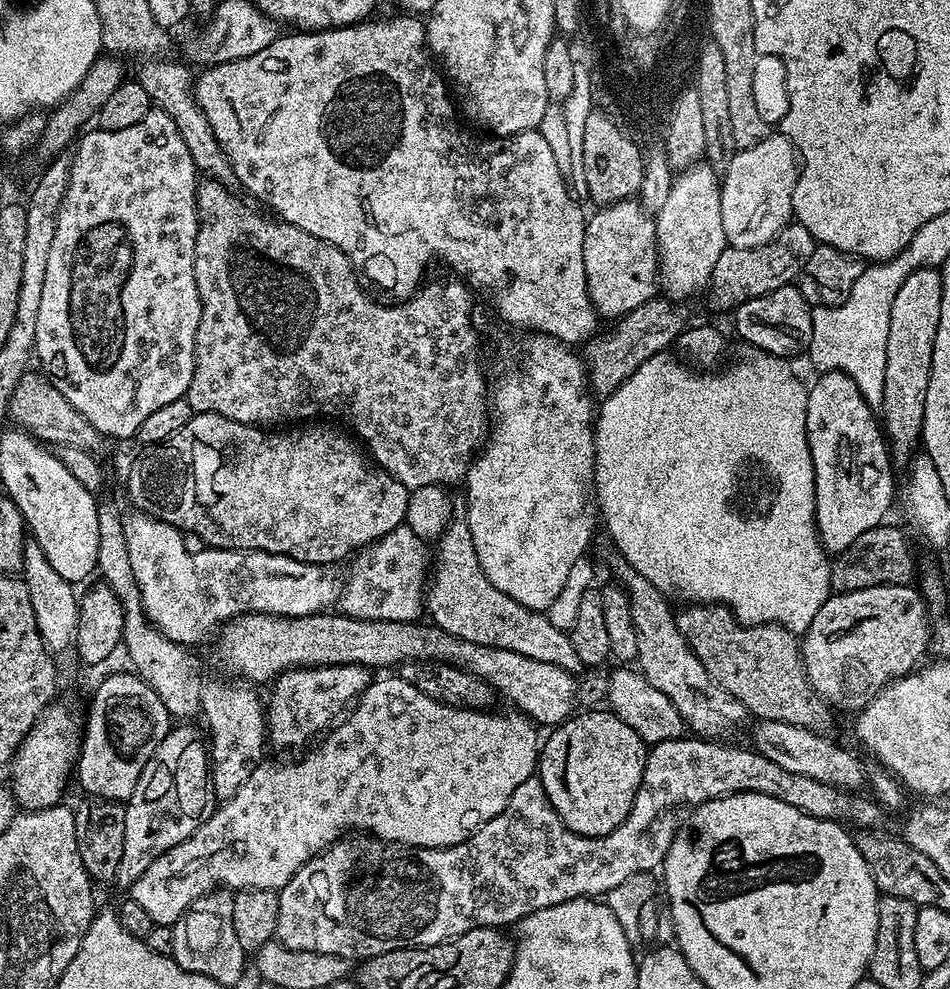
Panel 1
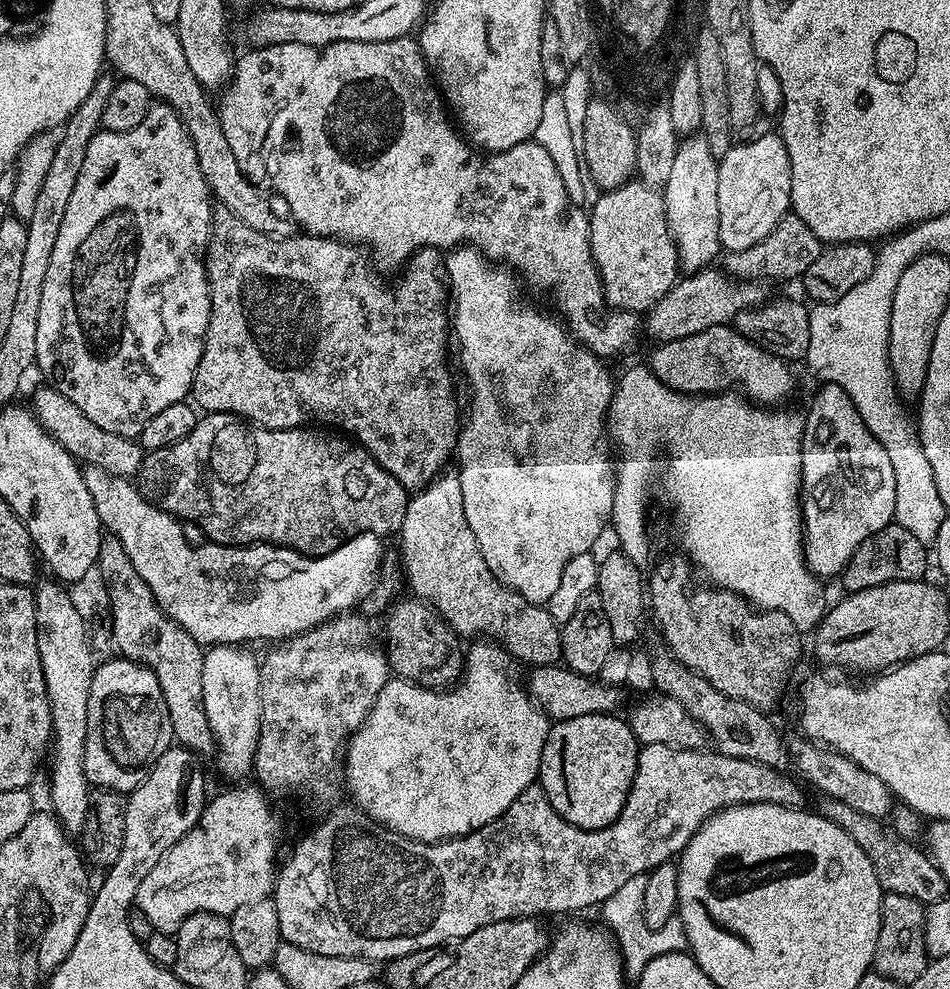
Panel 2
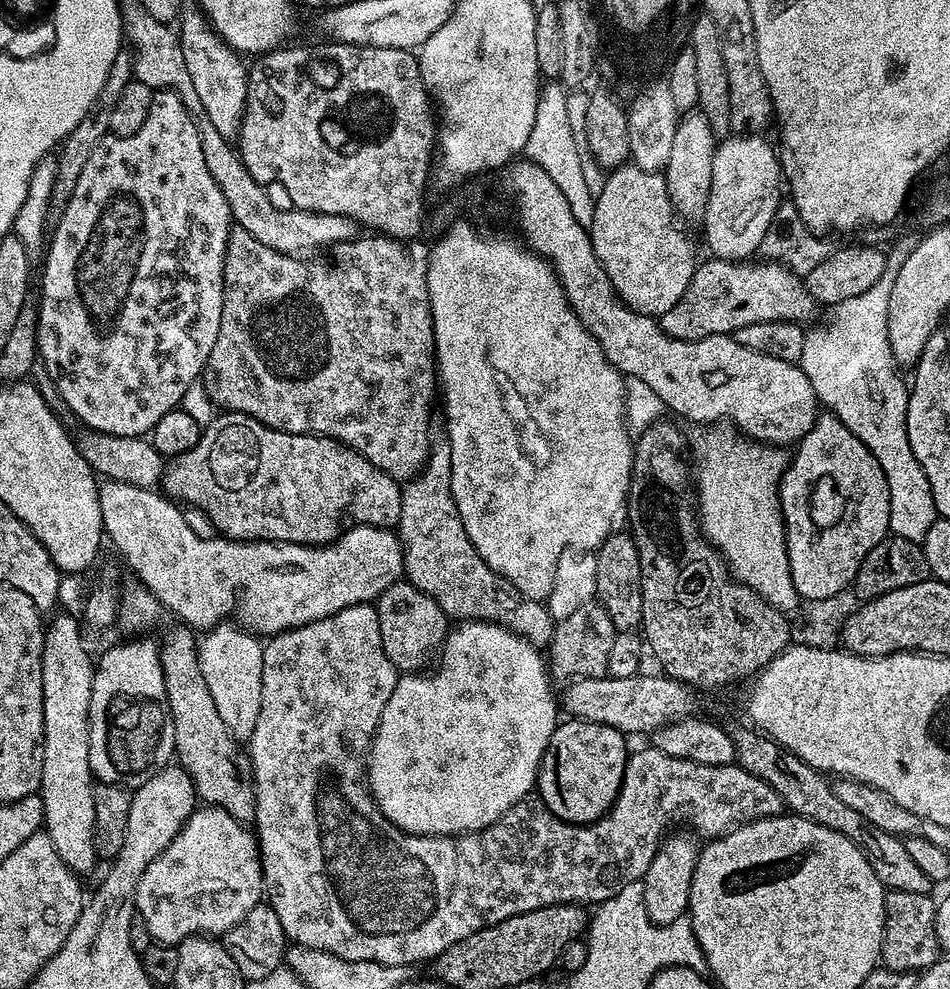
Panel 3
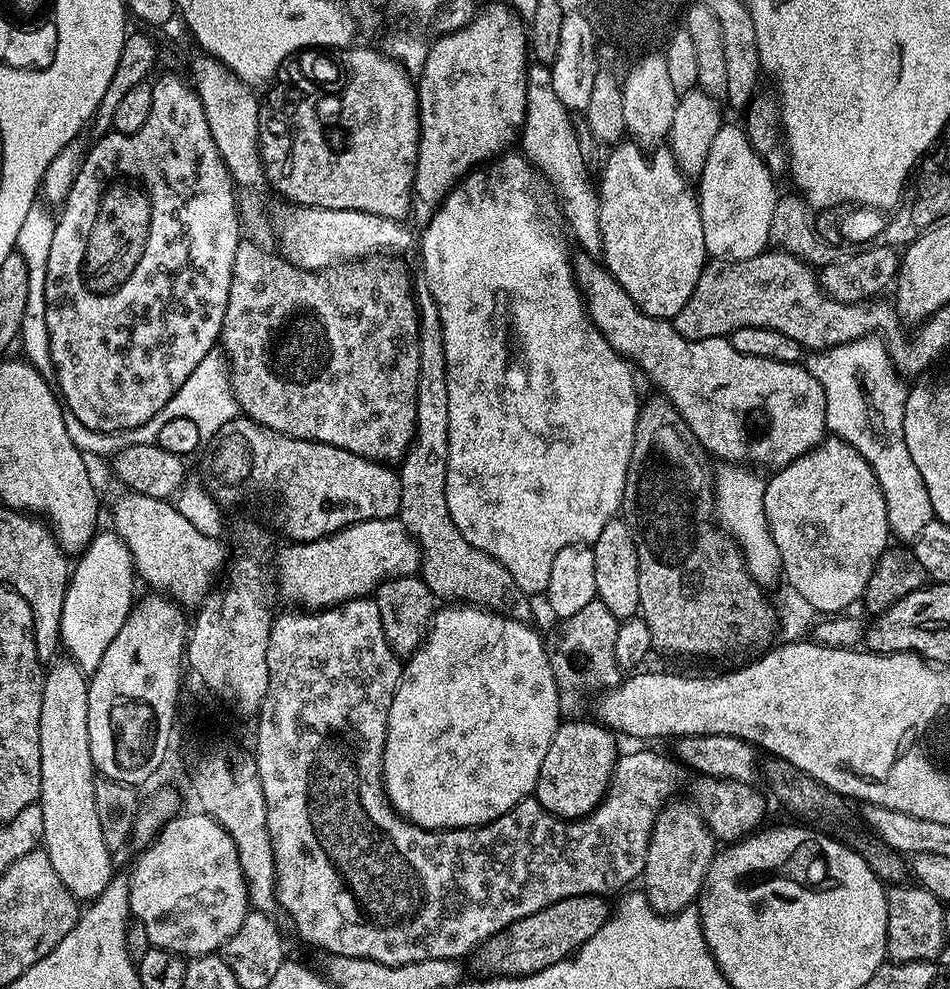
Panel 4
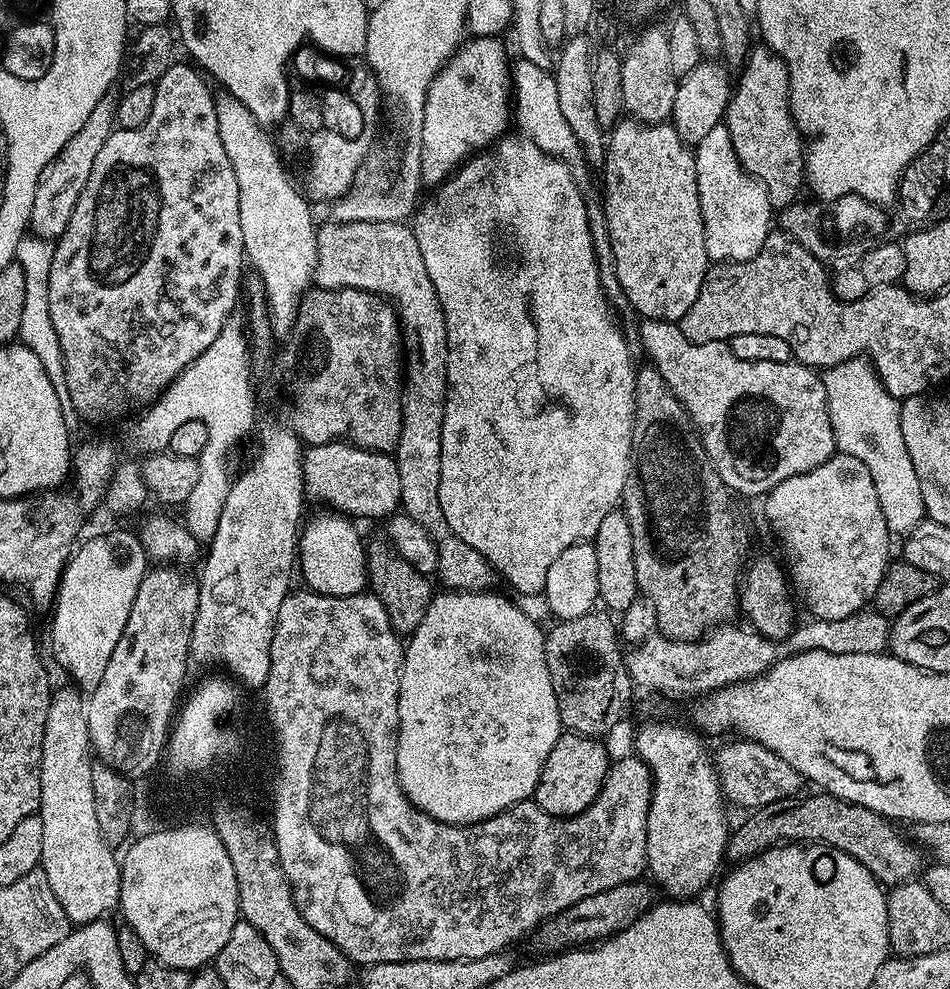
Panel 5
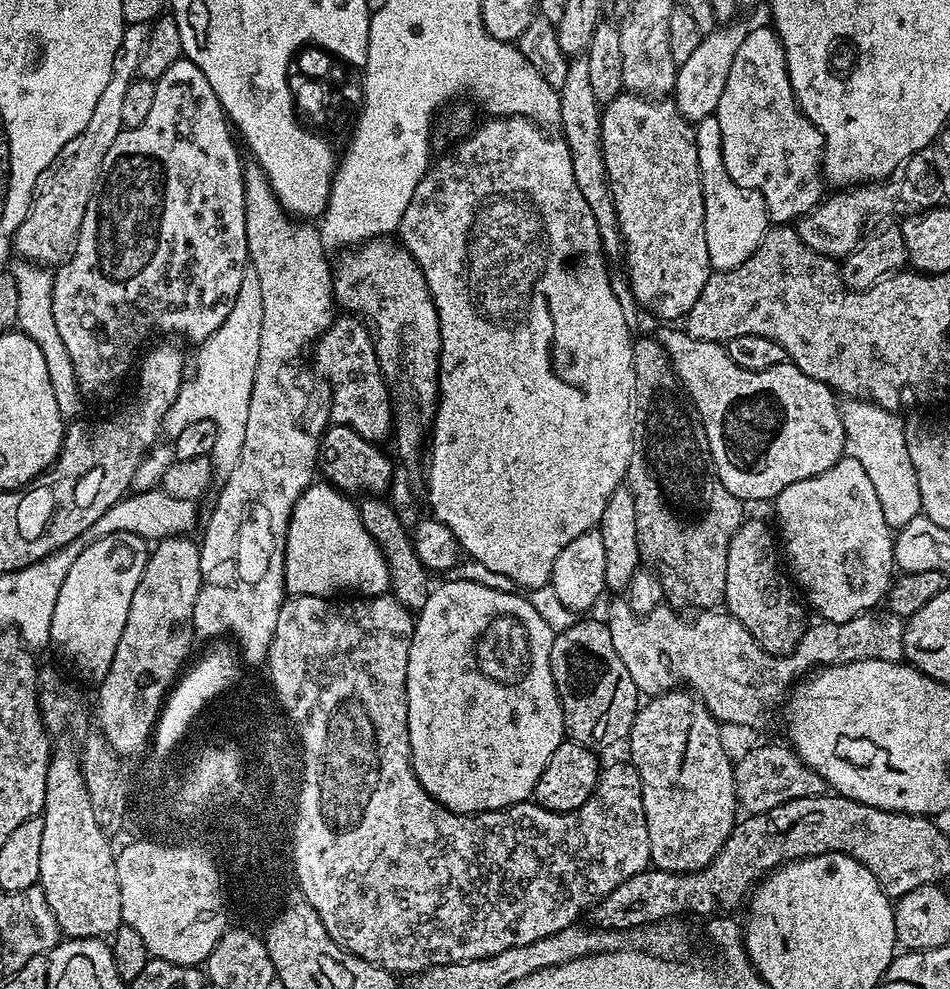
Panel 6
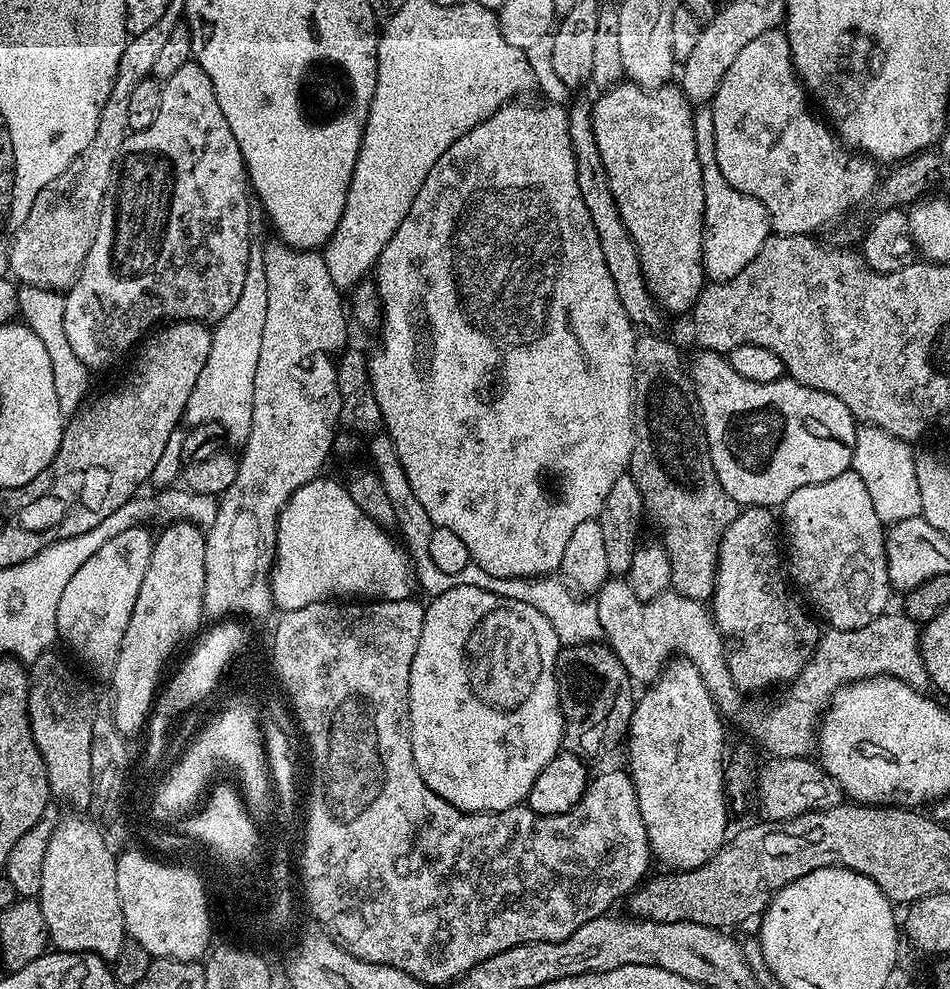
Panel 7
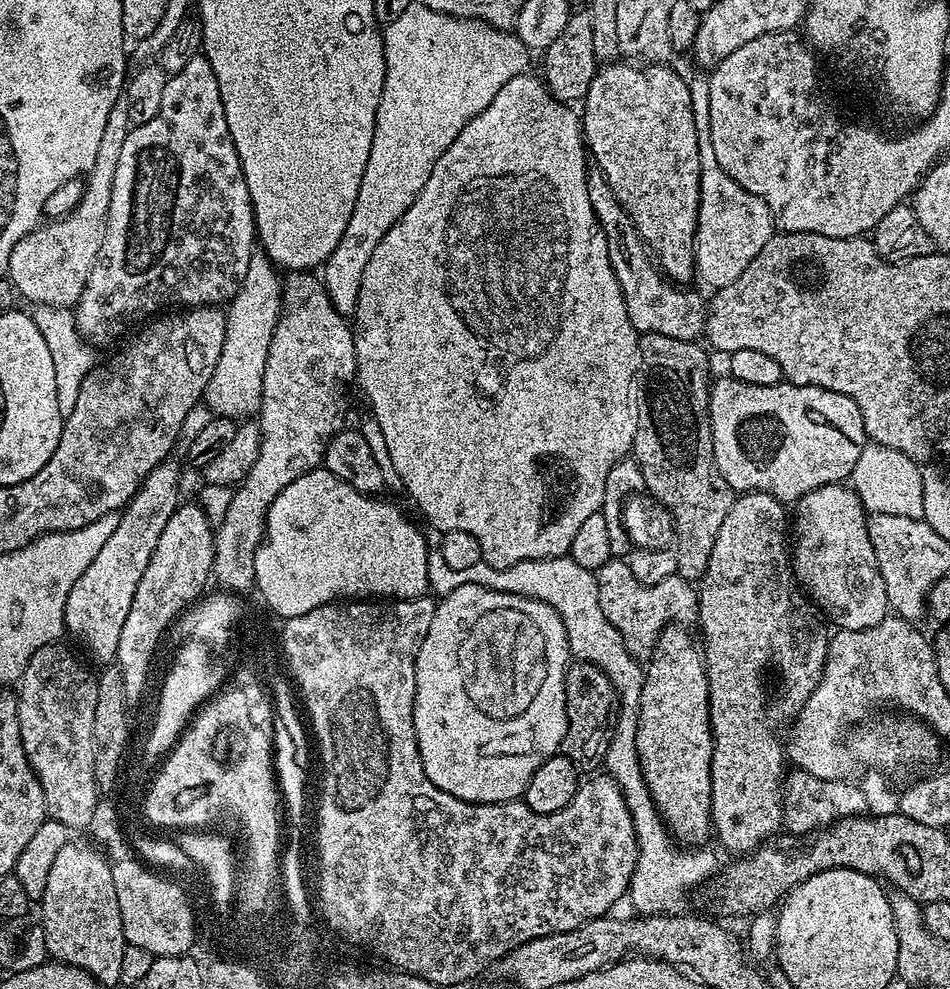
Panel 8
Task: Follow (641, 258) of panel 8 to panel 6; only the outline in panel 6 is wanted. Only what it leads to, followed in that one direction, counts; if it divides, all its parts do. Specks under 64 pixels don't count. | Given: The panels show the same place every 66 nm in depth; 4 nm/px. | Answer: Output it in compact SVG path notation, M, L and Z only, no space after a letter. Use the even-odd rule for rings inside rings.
M587 55L573 57L567 66L566 79L558 90L560 94L559 129L562 138L571 150L571 165L574 167L574 182L578 182L578 190L582 190L582 198L586 198L586 206L590 206L590 214L594 214L594 222L598 222L598 234L604 247L604 255L608 258L619 257L622 252L620 227L616 221L616 211L612 201L612 191L602 154L601 105L594 98L591 89L590 66Z

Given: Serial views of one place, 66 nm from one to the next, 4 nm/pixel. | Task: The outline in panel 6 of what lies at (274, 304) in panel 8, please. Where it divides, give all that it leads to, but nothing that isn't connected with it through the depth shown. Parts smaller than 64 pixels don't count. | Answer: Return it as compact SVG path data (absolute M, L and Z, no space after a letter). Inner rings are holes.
M245 269L238 296L226 316L226 321L199 345L194 372L181 383L174 402L161 422L161 431L170 440L175 440L178 434L182 434L183 428L193 422L213 422L218 429L219 438L214 442L209 460L212 461L213 475L220 480L234 472L239 455L242 454L250 391L257 372L258 350L261 349L263 310L261 280L256 271Z

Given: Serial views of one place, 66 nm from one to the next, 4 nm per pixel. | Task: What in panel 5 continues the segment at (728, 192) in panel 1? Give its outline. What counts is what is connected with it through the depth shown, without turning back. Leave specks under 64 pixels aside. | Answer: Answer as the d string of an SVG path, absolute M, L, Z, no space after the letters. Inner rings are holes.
M723 123L714 126L706 138L694 145L694 155L709 261L752 260L764 248L774 224L774 209L766 186L740 165L738 154L734 154L734 146L730 142L730 134Z

